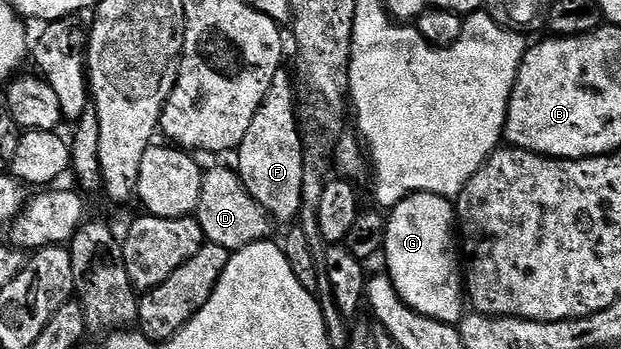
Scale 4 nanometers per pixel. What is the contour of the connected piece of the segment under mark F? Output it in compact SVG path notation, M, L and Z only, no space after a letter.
M282 71L271 79L271 87L267 87L267 95L263 95L263 103L259 111L255 111L255 119L251 119L251 127L247 127L247 135L243 135L241 144L235 150L237 177L243 187L247 187L251 199L266 209L277 223L296 222L300 218L307 152L306 146L301 146L297 97L293 94L293 81L287 73Z

